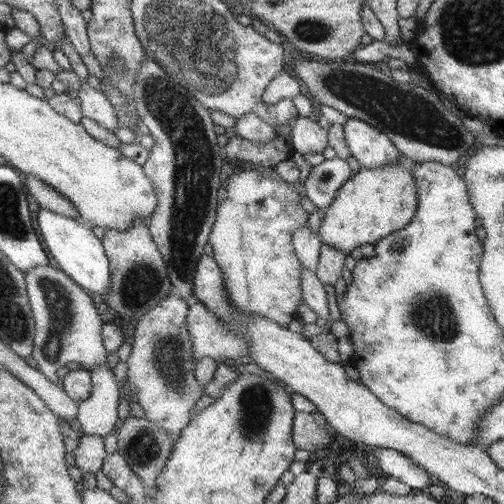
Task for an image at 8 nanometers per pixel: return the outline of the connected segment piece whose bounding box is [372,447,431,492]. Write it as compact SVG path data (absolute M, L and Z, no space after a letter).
M379 447L372 451L385 477L397 479L415 492L427 491L431 486L429 473L400 452Z

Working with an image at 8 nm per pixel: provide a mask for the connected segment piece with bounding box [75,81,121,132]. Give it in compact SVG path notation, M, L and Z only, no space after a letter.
M82 81L75 96L81 104L83 116L96 120L108 132L114 132L116 128L121 127L116 109L102 90L95 90L88 82Z

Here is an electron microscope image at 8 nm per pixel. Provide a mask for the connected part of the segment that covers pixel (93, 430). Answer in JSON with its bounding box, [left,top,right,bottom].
[77,366,120,438]

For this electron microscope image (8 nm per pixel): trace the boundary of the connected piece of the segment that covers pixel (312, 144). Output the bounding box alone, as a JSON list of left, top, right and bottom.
[292,116,329,154]

